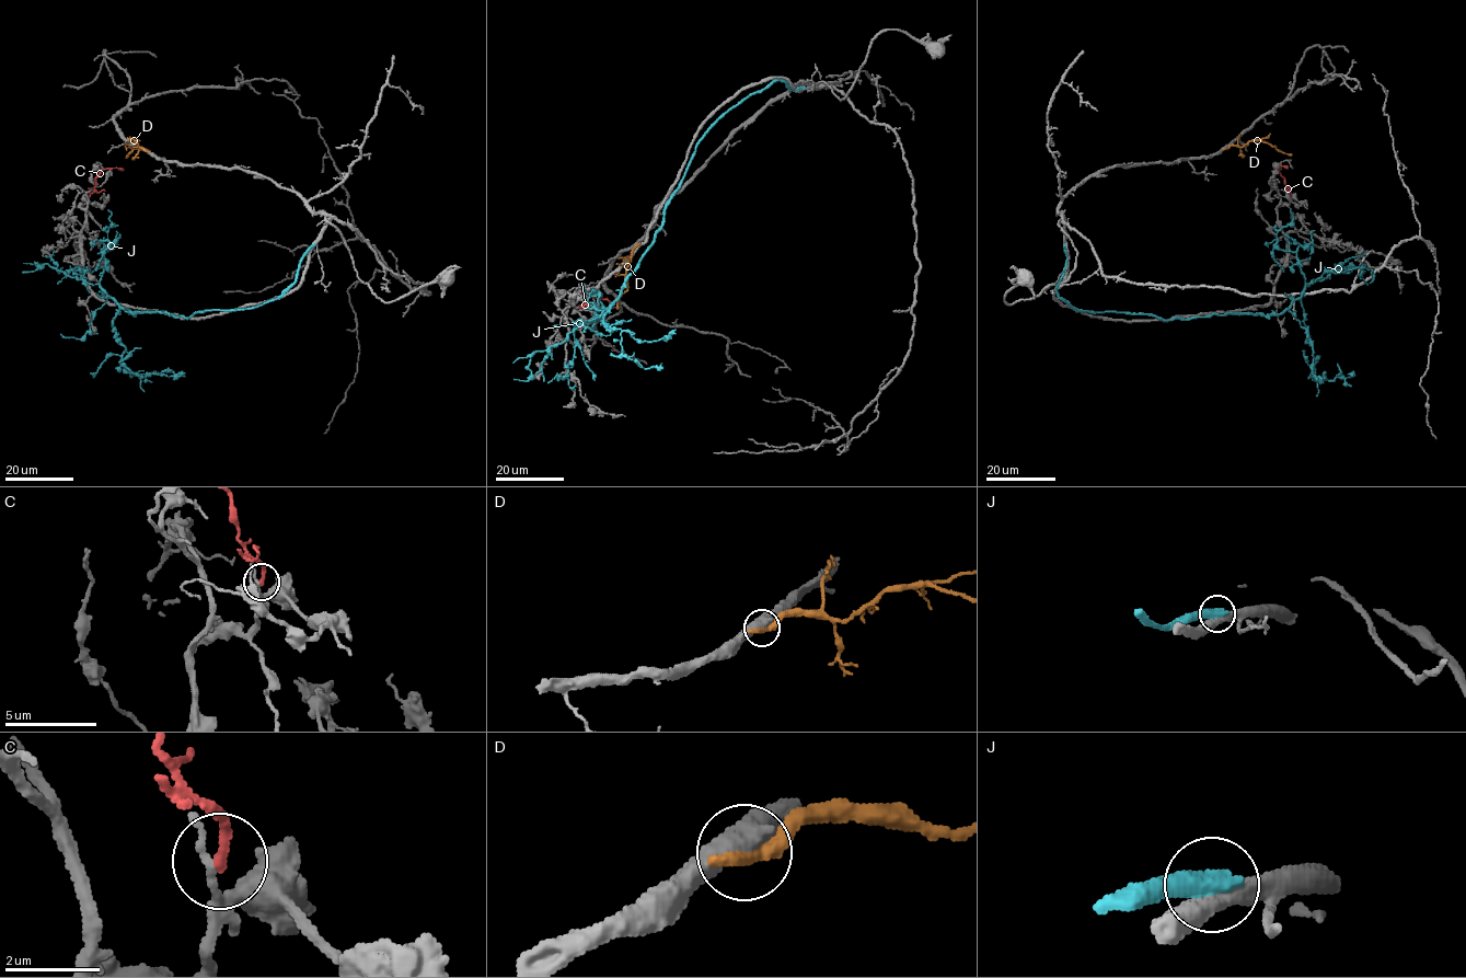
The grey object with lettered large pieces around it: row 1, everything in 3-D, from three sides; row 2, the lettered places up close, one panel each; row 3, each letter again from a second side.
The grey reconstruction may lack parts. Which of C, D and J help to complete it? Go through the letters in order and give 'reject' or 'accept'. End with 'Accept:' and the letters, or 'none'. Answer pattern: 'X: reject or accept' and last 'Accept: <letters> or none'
C: reject
D: reject
J: reject
Accept: none

